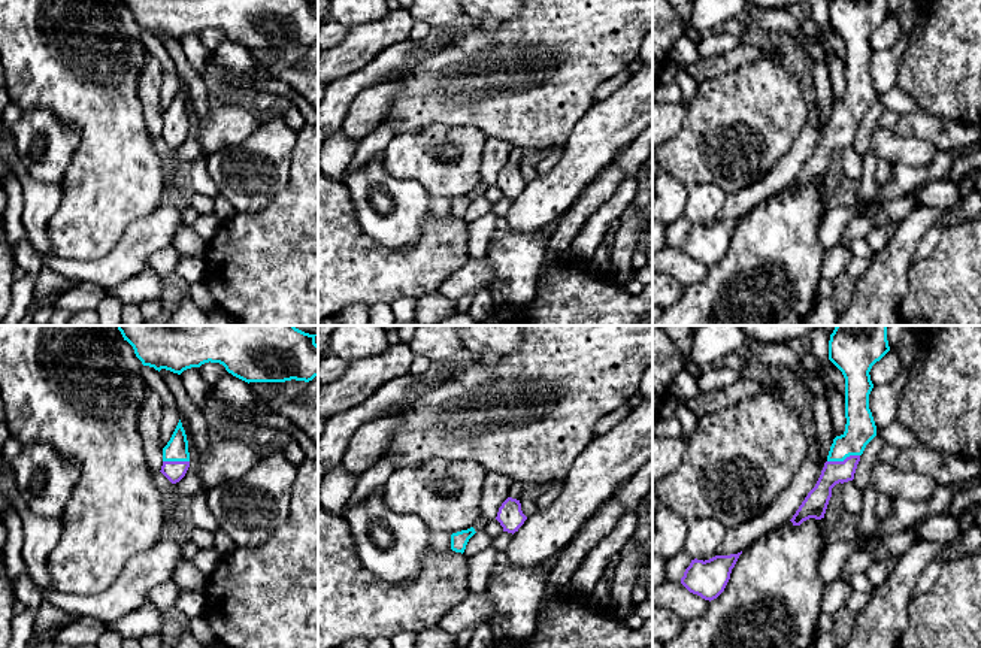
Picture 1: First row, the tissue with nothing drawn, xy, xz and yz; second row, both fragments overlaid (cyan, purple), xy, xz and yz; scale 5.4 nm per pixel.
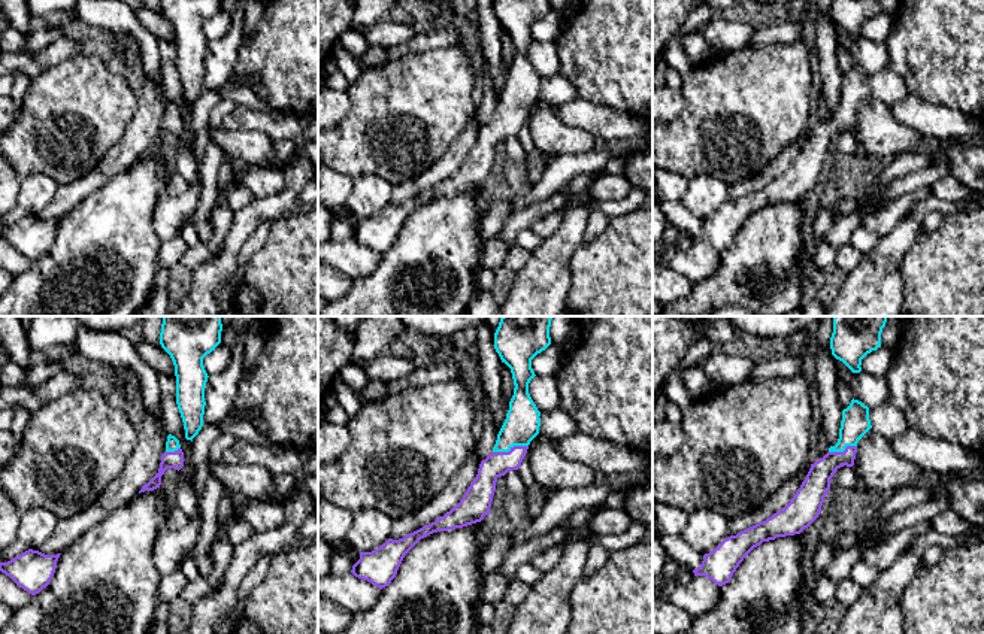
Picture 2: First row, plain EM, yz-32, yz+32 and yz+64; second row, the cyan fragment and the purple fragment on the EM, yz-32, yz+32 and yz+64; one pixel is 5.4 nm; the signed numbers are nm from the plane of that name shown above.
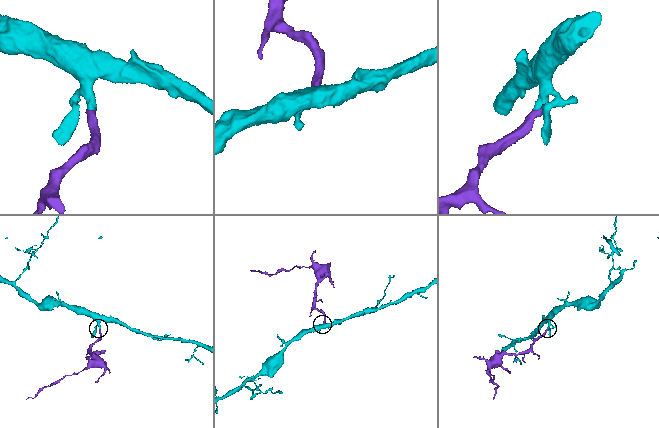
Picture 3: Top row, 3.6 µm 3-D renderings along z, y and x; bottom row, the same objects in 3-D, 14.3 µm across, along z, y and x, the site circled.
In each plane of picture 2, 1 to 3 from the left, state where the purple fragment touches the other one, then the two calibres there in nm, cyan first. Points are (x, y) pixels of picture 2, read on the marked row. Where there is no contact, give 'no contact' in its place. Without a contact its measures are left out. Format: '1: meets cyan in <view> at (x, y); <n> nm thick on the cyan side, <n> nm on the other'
1: meets cyan in yz-32 at (172, 451); 70 nm thick on the cyan side, 100 nm on the other
2: meets cyan in yz+32 at (509, 449); 190 nm thick on the cyan side, 140 nm on the other
3: meets cyan in yz+64 at (842, 451); 150 nm thick on the cyan side, 140 nm on the other

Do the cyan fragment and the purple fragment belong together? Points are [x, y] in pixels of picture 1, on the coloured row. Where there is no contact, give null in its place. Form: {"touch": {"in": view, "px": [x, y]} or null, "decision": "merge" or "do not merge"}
{"touch": {"in": "yz", "px": [842, 460]}, "decision": "merge"}

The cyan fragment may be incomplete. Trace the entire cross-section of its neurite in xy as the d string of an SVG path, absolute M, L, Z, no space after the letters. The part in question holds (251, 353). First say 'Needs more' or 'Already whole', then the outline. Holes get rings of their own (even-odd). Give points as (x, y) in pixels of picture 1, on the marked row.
Already whole. M116 325L143 366L181 375L205 363L219 363L245 382L309 382L318 376L317 334L294 325Z

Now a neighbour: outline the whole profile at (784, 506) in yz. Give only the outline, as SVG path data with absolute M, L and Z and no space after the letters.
M818 437L809 443L808 454L787 488L759 517L727 529L726 539L717 555L745 551L760 538L769 535L782 523L790 521L808 493L815 487L829 454L821 454Z

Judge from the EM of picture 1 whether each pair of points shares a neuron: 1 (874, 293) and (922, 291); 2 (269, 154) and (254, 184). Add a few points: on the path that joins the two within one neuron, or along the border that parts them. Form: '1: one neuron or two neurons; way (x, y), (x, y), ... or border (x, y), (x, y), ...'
1: two neurons; border (913, 262), (908, 269), (908, 290), (899, 309)
2: one neuron; way (263, 162), (254, 176)

